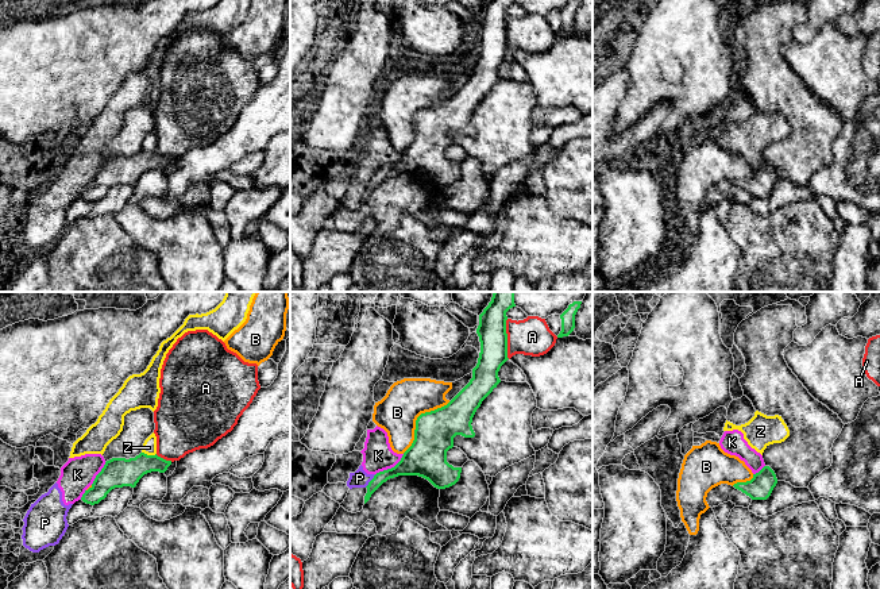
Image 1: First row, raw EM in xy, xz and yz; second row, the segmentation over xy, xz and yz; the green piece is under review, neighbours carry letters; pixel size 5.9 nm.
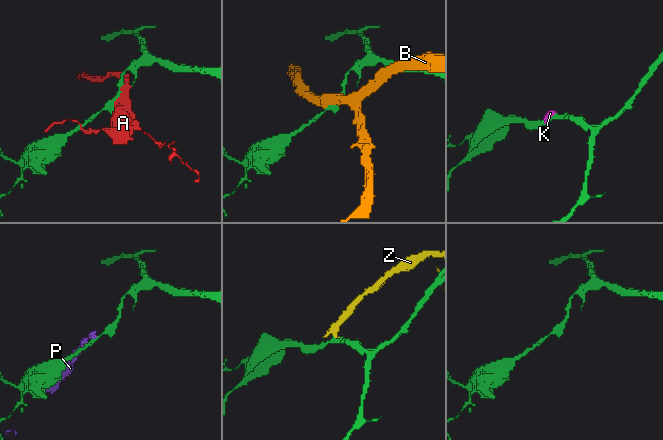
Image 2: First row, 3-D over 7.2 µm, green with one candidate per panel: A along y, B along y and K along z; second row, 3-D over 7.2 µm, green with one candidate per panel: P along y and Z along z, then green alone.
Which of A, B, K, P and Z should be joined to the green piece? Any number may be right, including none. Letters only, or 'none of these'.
none of these

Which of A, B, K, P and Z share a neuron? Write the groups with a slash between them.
A / B / K P Z

